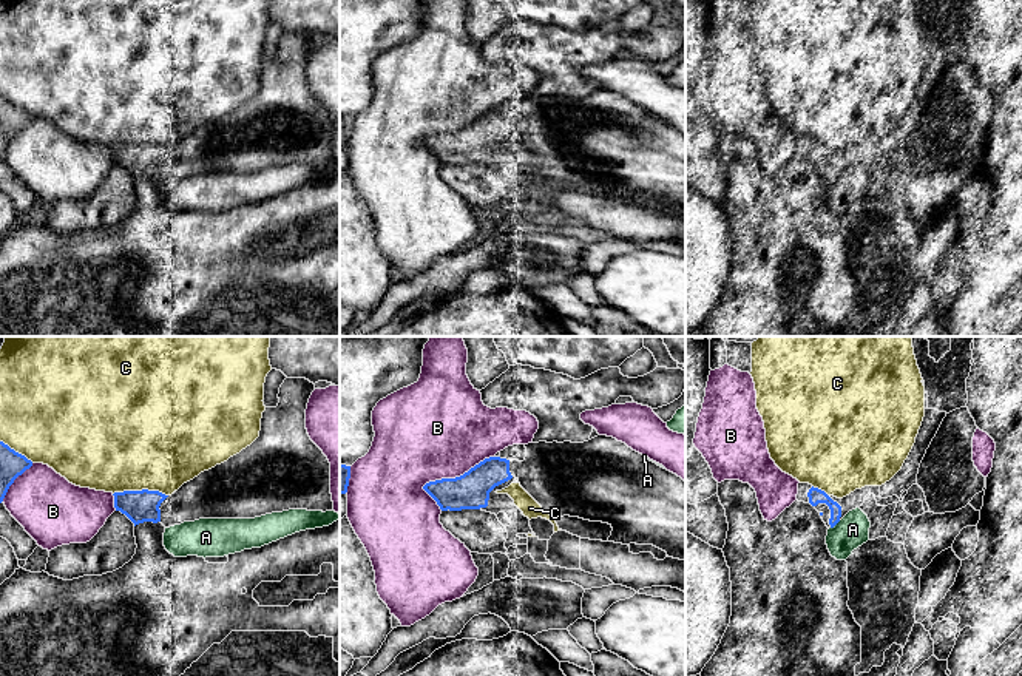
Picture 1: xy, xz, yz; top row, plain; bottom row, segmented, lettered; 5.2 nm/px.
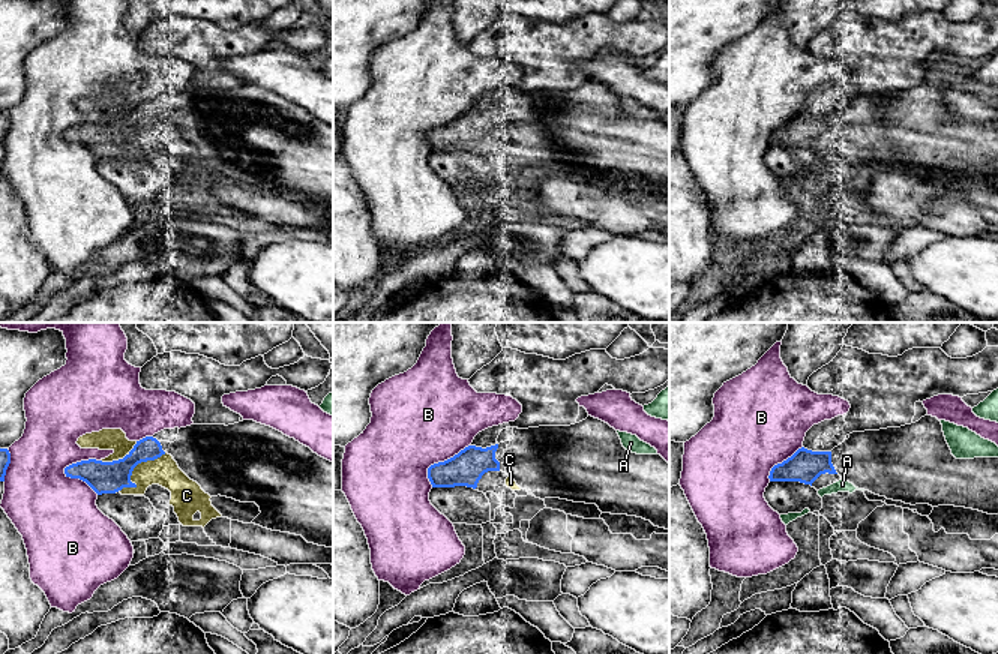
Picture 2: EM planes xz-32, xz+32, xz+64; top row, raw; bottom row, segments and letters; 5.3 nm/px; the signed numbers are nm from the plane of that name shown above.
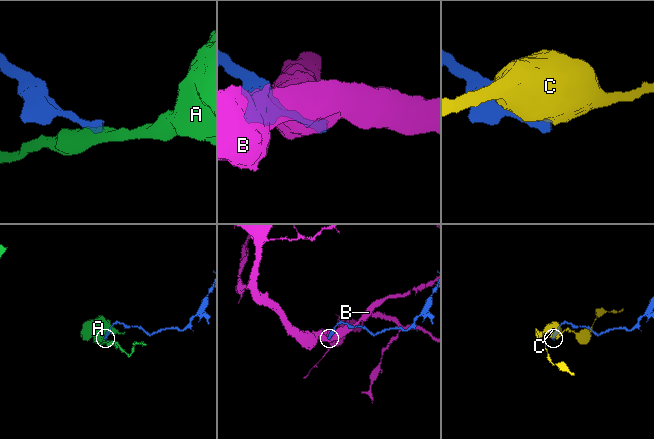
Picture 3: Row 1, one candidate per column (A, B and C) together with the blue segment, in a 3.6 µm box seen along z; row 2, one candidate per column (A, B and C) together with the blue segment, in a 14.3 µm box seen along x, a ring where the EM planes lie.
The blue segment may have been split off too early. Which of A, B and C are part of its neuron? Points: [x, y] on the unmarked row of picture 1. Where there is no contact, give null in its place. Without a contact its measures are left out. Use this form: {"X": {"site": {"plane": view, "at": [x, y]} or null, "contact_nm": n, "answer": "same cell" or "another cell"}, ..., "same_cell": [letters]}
{"A": {"site": {"plane": "yz", "at": [835, 178]}, "contact_nm": 70, "answer": "another cell"}, "B": {"site": {"plane": "xz", "at": [457, 131]}, "contact_nm": 420, "answer": "another cell"}, "C": {"site": {"plane": "xy", "at": [141, 145]}, "contact_nm": 280, "answer": "another cell"}, "same_cell": []}

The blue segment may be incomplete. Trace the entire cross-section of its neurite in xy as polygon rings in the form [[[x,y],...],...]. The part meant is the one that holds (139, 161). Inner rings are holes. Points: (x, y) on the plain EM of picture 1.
[[[286,32],[279,42],[276,62],[266,62],[261,73],[259,91],[227,116],[201,127],[184,137],[174,148],[159,145],[114,147],[114,162],[125,168],[134,181],[144,176],[161,176],[165,182],[199,173],[255,173],[289,164],[333,165],[330,148],[330,117],[323,105],[310,94],[306,83],[306,63],[315,39],[306,32]]]

